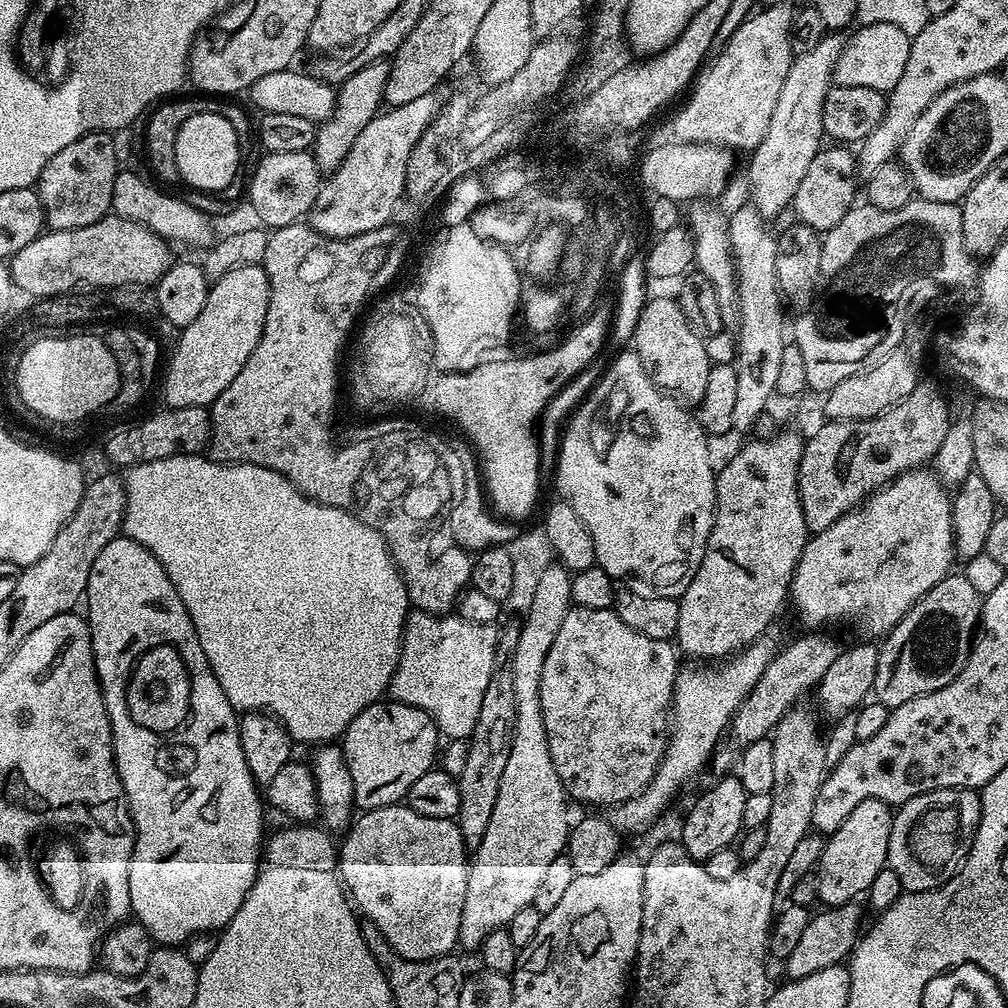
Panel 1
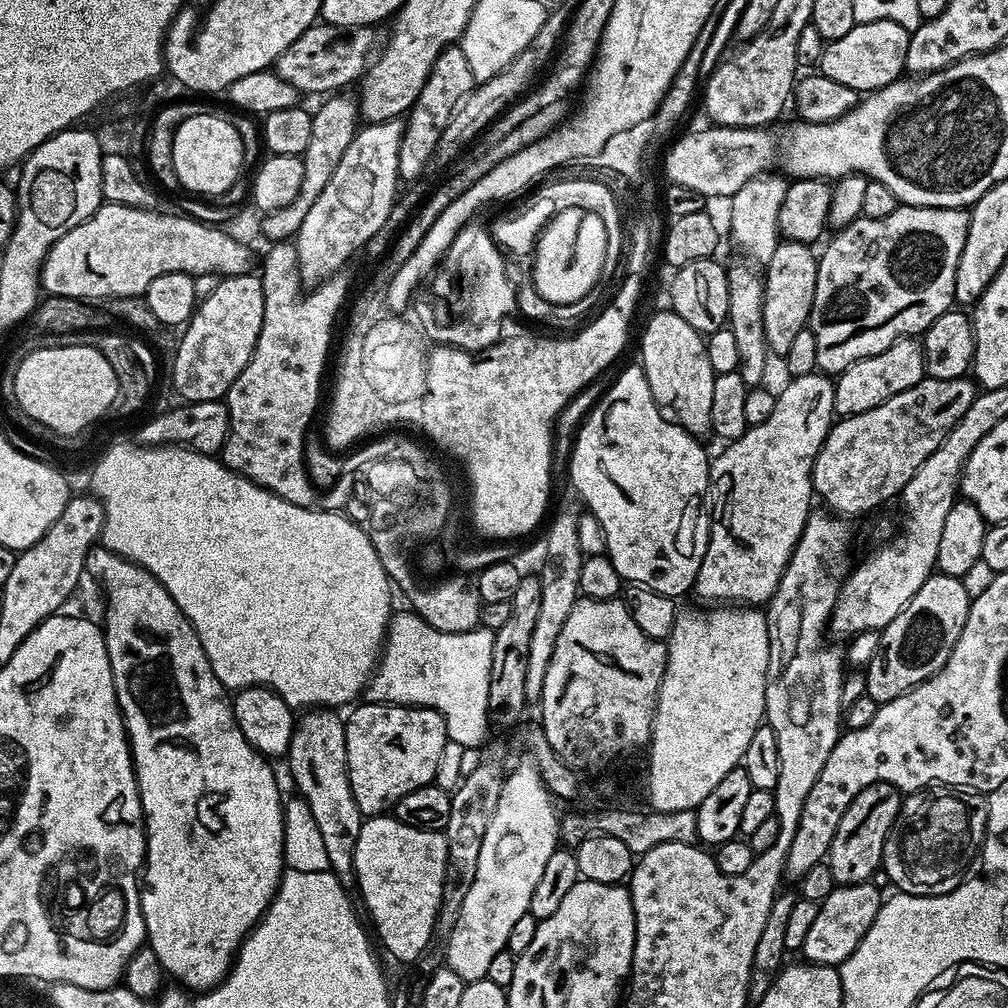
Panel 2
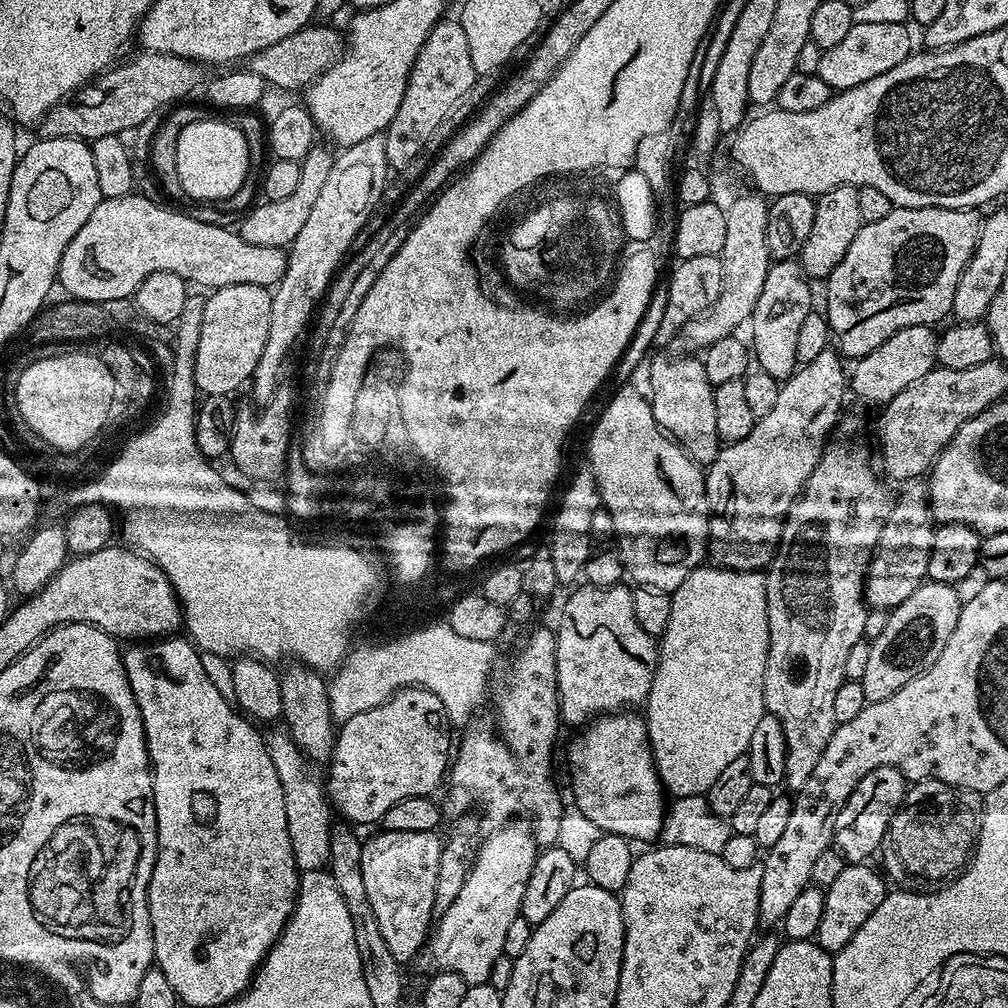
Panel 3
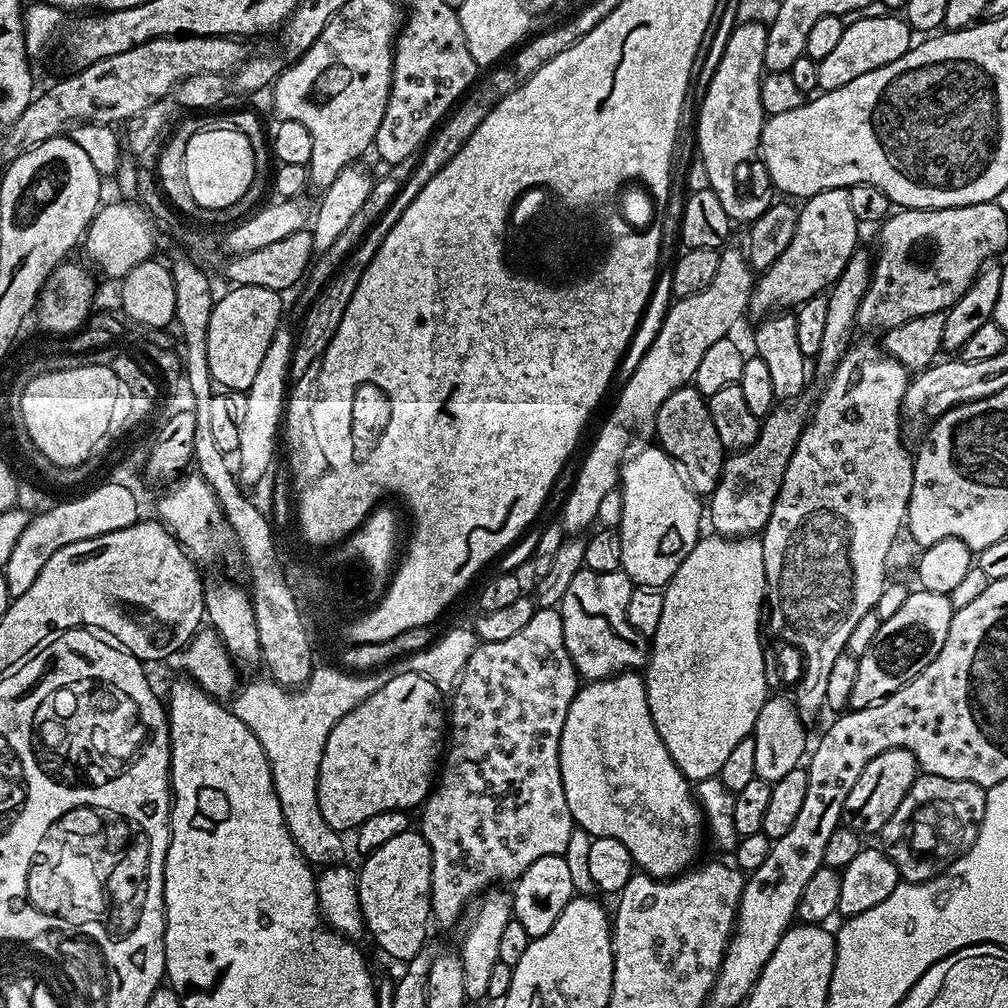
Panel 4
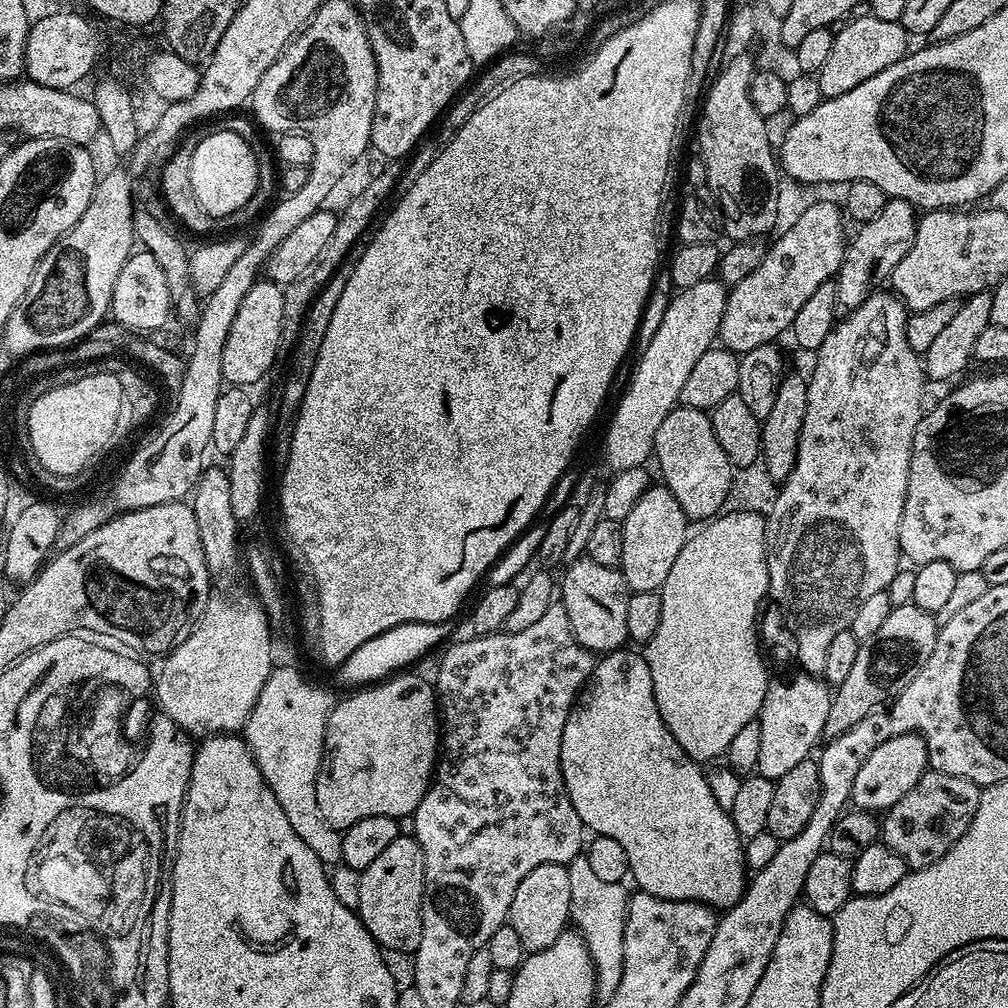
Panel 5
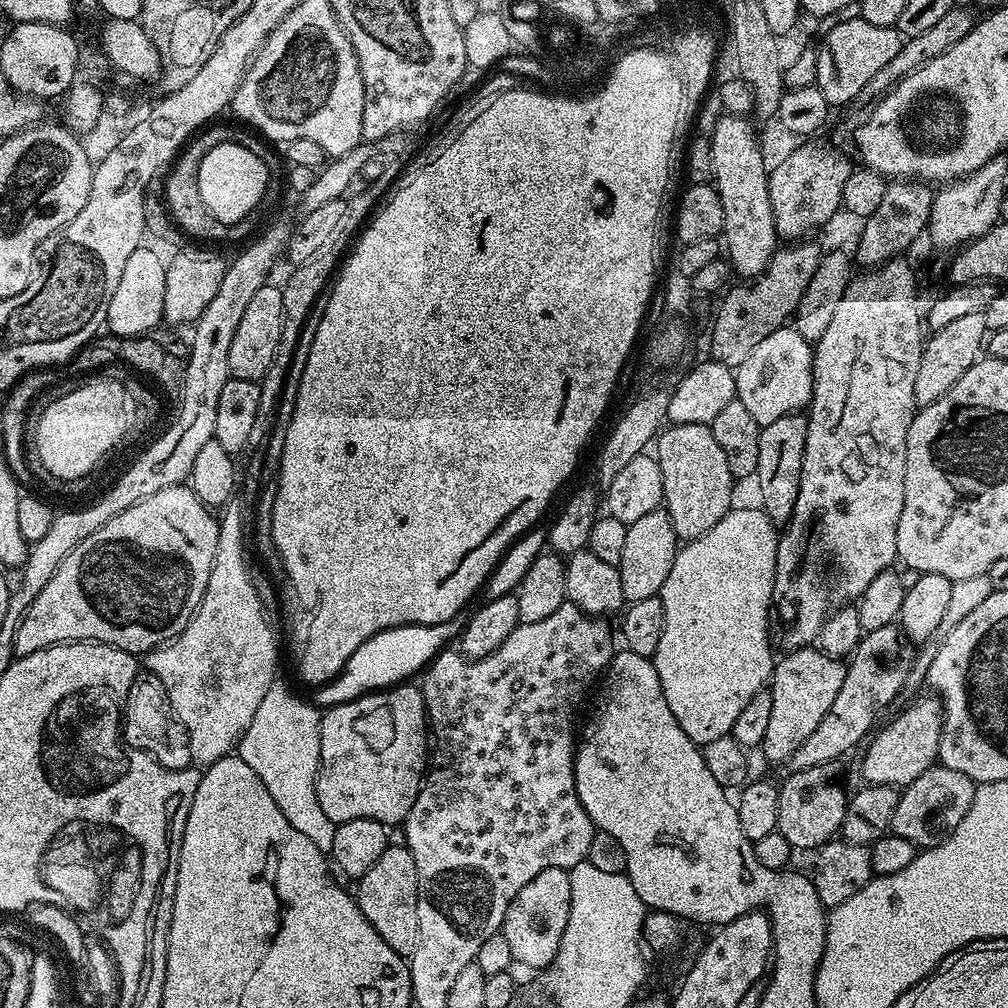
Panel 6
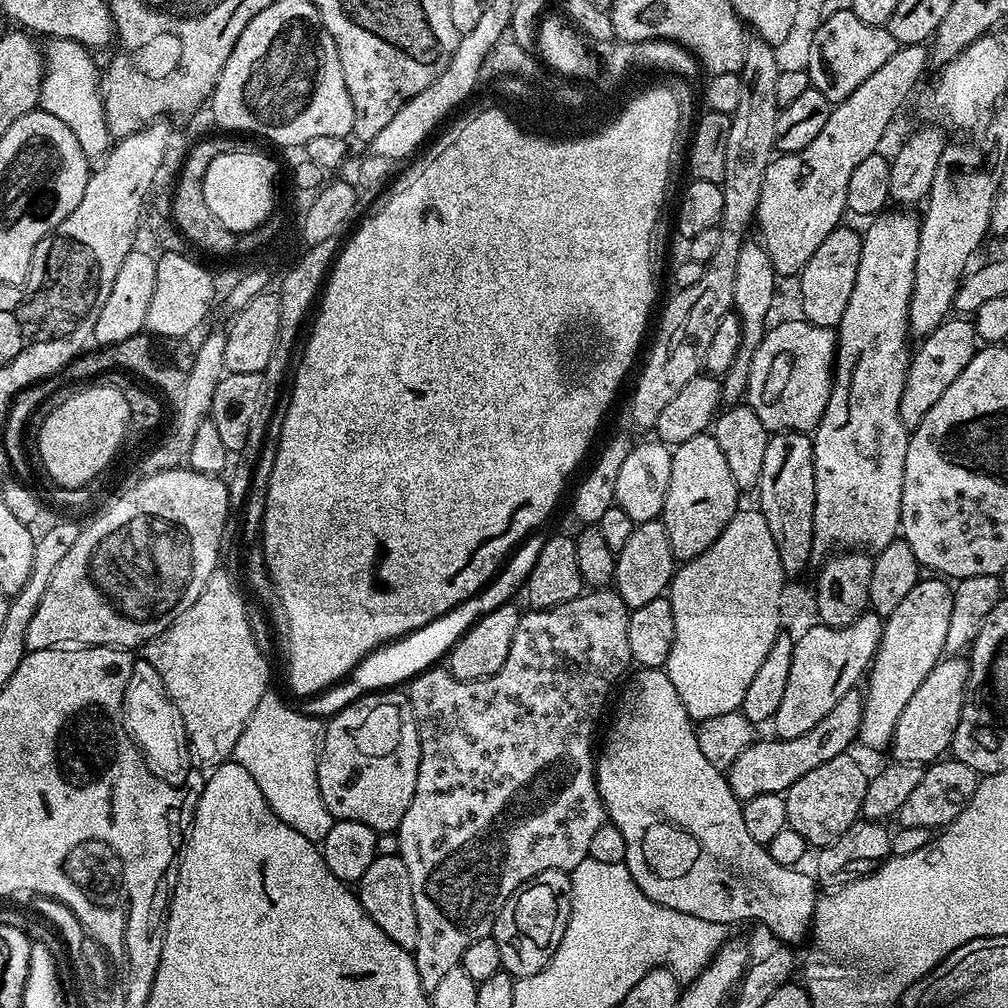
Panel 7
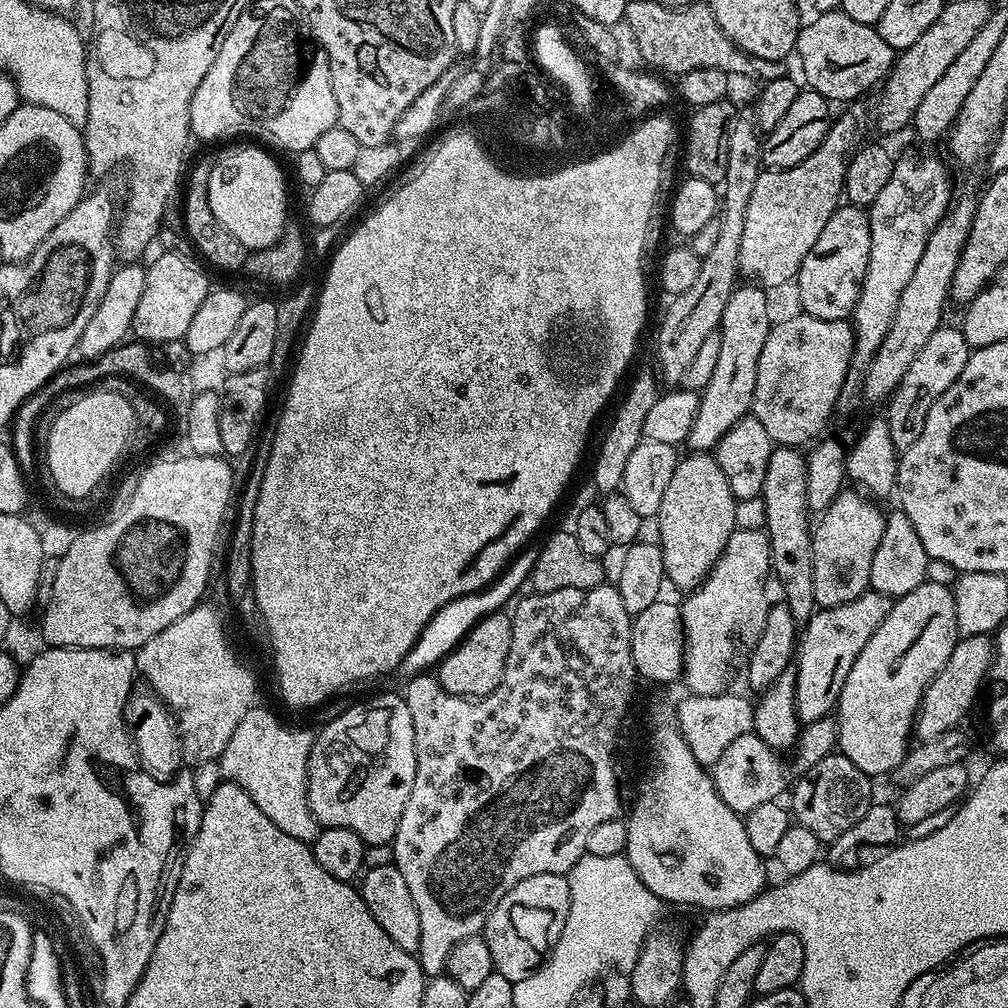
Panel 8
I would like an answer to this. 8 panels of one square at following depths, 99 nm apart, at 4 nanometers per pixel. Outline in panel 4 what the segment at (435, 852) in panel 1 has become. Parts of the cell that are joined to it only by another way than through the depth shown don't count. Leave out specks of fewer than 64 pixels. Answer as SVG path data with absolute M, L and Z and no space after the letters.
M409 830L398 834L398 838L390 838L390 842L384 843L383 846L378 846L378 850L367 853L363 859L364 865L358 868L356 889L360 895L360 913L364 915L364 926L367 935L370 934L376 939L377 946L380 947L386 955L393 956L394 959L401 960L401 962L413 960L418 953L425 951L426 944L424 944L424 939L428 936L428 920L430 924L430 917L432 916L432 851L430 850L430 846L425 842L419 831Z

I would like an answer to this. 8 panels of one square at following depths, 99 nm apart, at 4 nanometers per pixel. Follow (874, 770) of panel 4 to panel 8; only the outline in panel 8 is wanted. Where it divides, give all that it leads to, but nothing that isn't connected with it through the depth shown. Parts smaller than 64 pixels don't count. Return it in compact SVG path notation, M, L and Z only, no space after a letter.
M966 636L957 639L954 650L942 666L942 670L930 682L920 703L920 710L914 725L914 736L923 742L930 738L938 738L938 734L946 734L946 730L961 727L965 722L964 715L972 708L976 695L981 695L985 687L988 671L992 668L994 644L988 636Z

